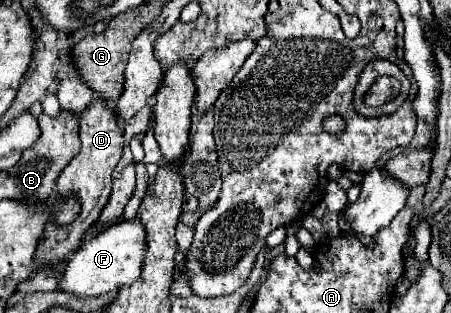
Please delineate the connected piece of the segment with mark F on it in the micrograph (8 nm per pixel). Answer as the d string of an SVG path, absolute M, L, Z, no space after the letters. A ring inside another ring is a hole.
M137 218L123 220L115 226L109 226L105 232L97 234L95 238L83 240L81 248L69 260L61 290L73 292L77 296L101 296L109 290L119 290L121 286L133 284L143 272L143 256L147 252L147 234L143 224Z

